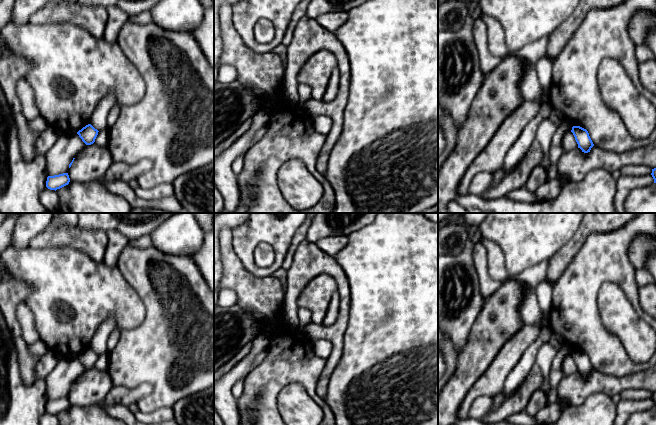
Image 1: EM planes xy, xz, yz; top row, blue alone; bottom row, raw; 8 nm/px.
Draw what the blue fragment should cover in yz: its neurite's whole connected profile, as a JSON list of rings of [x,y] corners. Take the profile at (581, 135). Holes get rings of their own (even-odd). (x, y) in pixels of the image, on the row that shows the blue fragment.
[[[573,126],[571,132],[575,137],[578,148],[580,148],[584,153],[590,152],[594,144],[589,136],[588,131],[580,126]]]

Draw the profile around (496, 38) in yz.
[[[482,13],[478,18],[484,22],[487,28],[488,49],[490,53],[496,57],[506,56],[509,51],[505,44],[505,34],[500,23],[496,19]]]

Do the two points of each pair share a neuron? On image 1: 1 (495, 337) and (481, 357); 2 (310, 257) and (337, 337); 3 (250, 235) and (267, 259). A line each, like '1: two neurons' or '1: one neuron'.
1: one neuron
2: one neuron
3: two neurons

